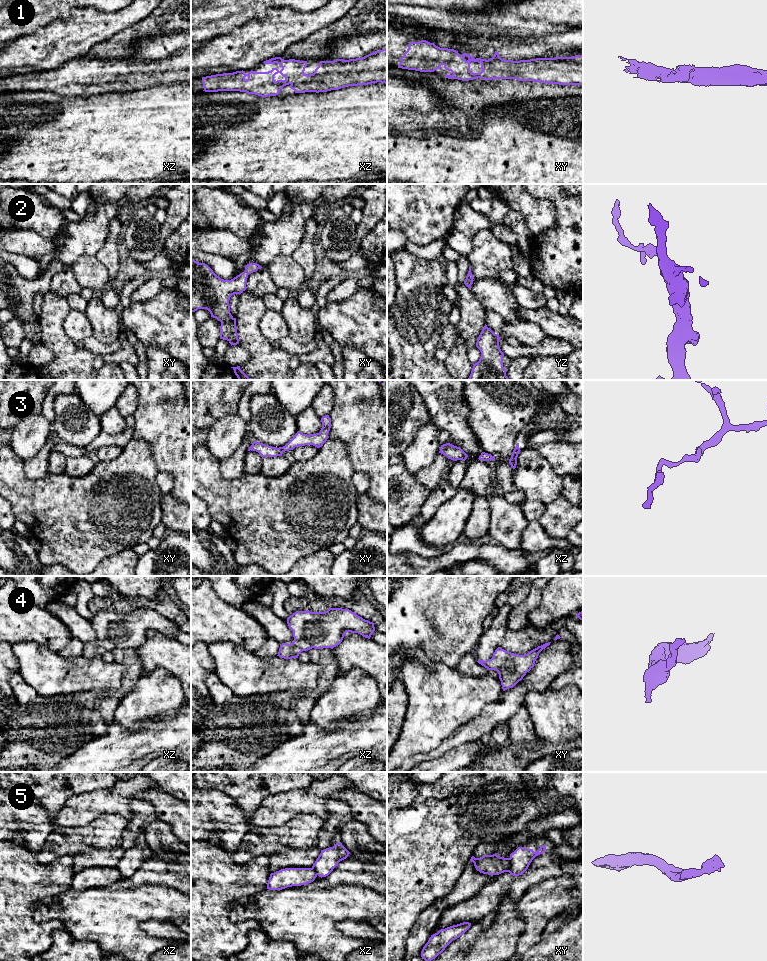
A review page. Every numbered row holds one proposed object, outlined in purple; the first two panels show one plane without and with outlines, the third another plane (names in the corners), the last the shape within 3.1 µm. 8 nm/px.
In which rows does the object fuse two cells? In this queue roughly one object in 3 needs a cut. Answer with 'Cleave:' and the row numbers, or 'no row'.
Cleave: 5

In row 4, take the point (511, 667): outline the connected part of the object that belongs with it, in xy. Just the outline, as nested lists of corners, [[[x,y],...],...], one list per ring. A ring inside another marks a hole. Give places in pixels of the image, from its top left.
[[[551,642],[545,643],[531,650],[527,654],[519,655],[498,647],[491,659],[477,662],[488,670],[496,670],[499,674],[503,691],[513,688],[523,679],[535,664],[539,653],[550,645]]]

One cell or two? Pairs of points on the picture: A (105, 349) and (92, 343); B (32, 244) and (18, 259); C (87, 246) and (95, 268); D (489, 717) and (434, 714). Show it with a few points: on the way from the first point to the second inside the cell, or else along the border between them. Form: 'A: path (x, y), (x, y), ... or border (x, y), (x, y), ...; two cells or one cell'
A: path (102, 349), (95, 346); one cell
B: border (10, 251), (33, 258); two cells
C: border (95, 254), (80, 256), (70, 266); two cells
D: border (494, 702), (488, 703), (476, 715), (455, 729); two cells

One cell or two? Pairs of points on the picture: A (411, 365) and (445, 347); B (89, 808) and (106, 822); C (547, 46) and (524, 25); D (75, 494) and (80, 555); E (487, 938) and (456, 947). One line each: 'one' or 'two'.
A: two
B: two
C: two
D: one
E: one

